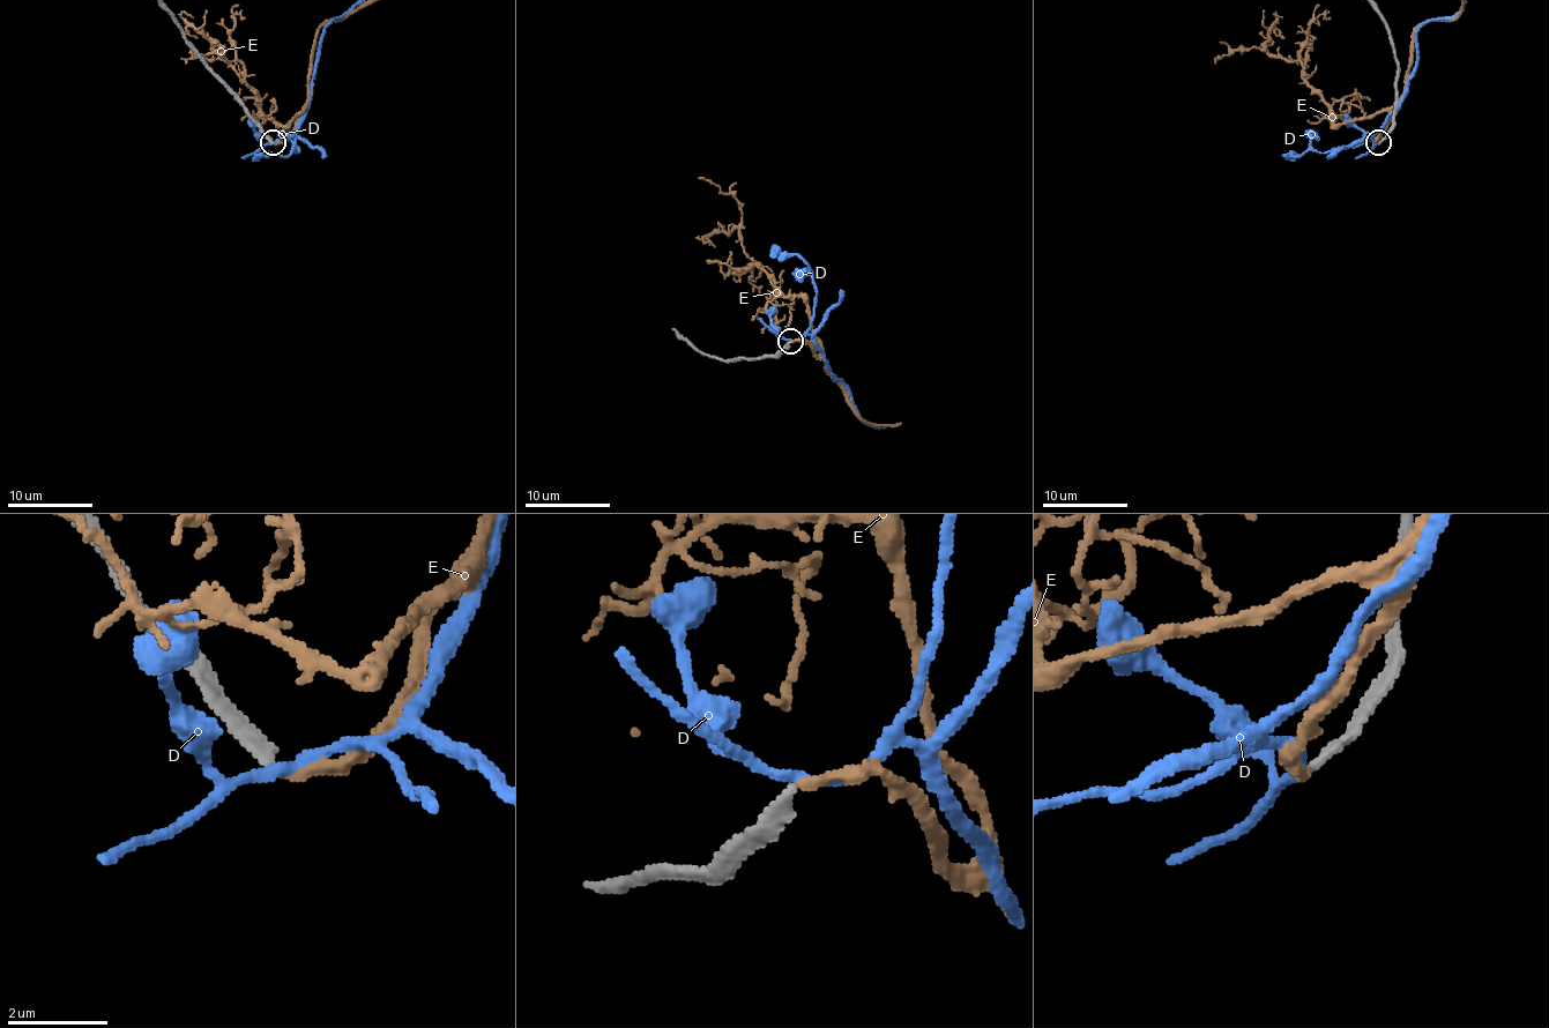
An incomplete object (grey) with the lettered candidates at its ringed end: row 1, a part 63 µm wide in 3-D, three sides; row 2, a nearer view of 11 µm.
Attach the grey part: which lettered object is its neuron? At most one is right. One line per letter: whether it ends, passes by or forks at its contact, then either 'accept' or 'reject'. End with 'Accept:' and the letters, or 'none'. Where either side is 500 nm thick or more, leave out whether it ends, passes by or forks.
D: it passes by; reject
E: it ends; accept
Accept: E

